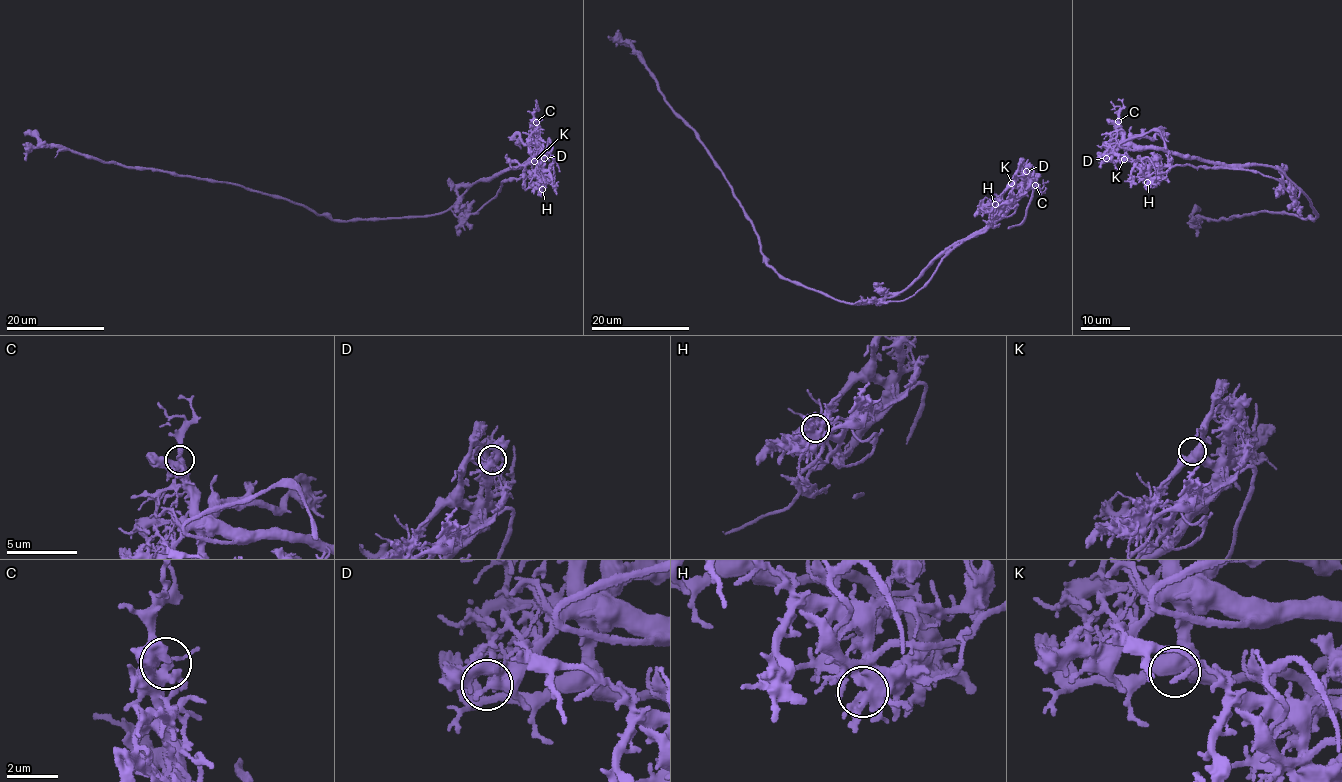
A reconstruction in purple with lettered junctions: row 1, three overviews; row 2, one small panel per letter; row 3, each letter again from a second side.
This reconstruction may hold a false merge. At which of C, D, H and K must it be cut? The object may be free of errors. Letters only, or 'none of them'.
D

